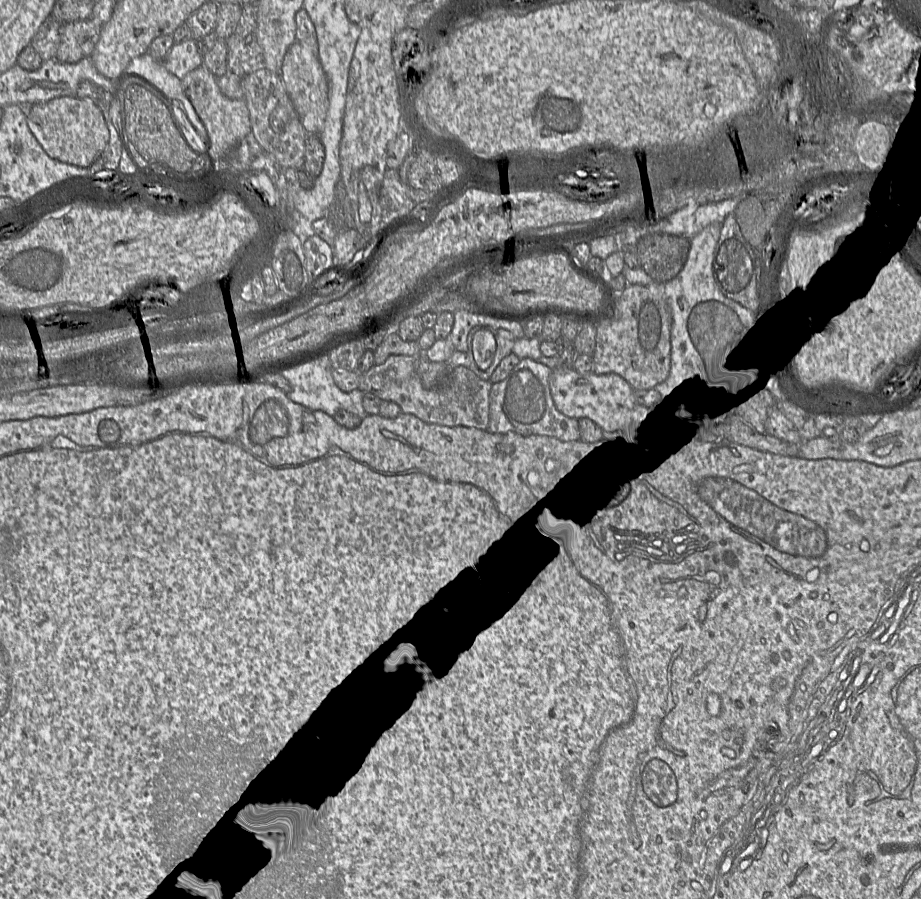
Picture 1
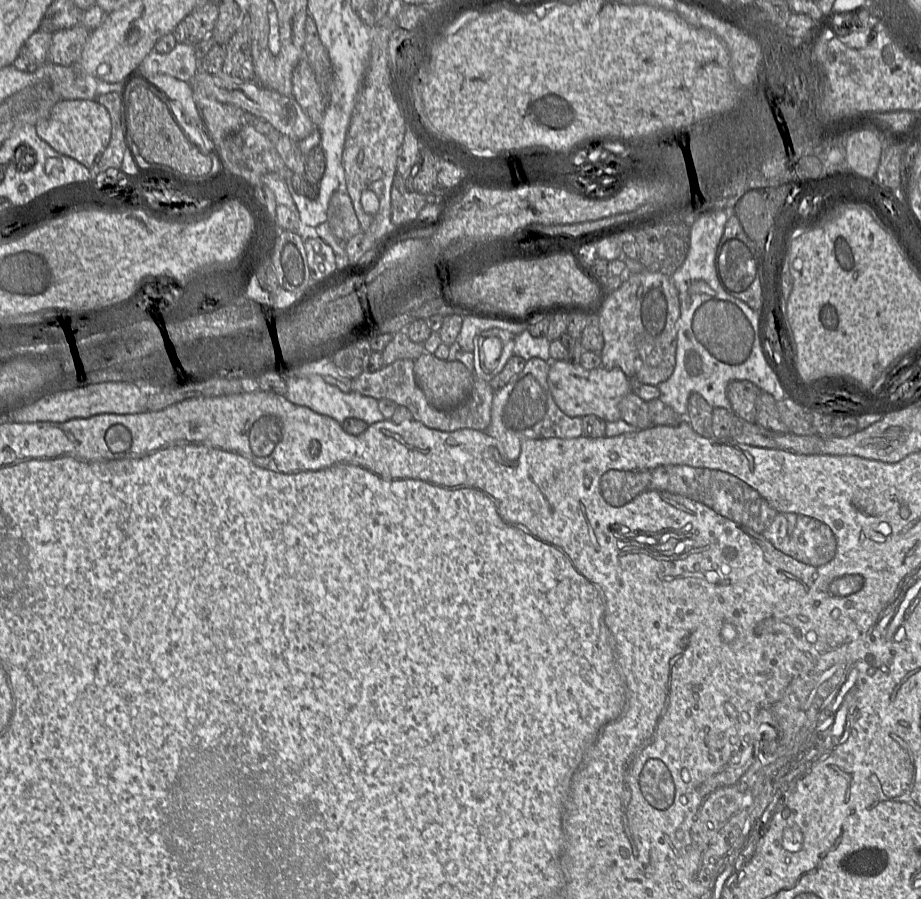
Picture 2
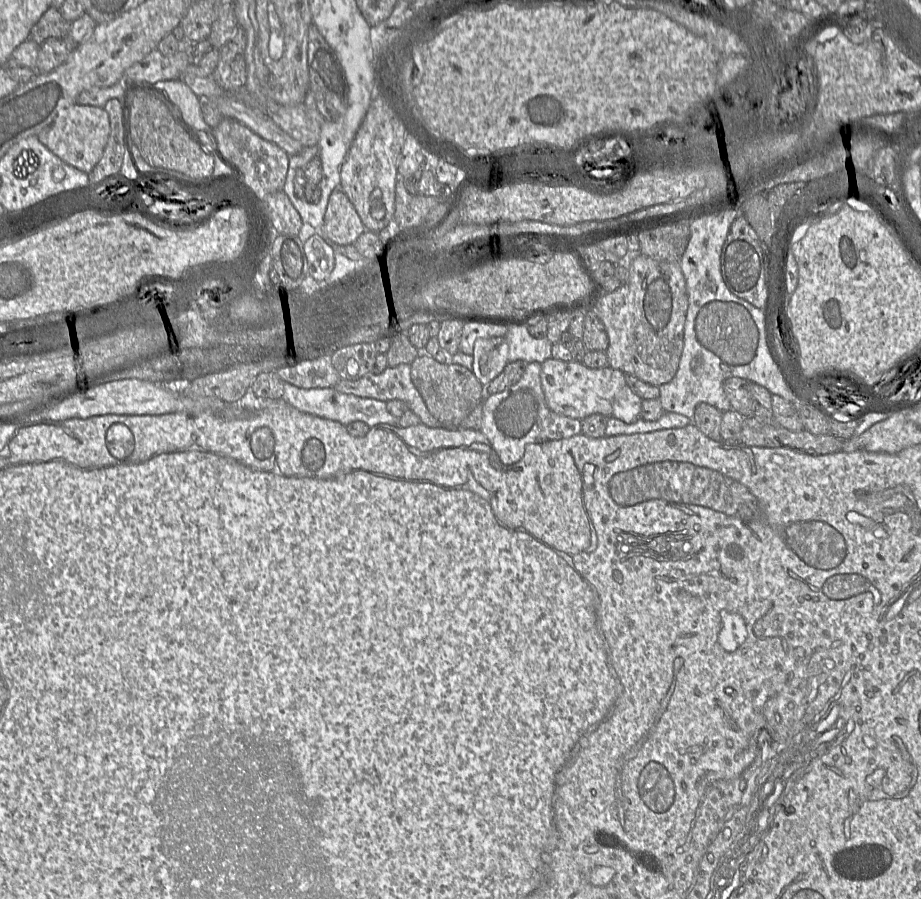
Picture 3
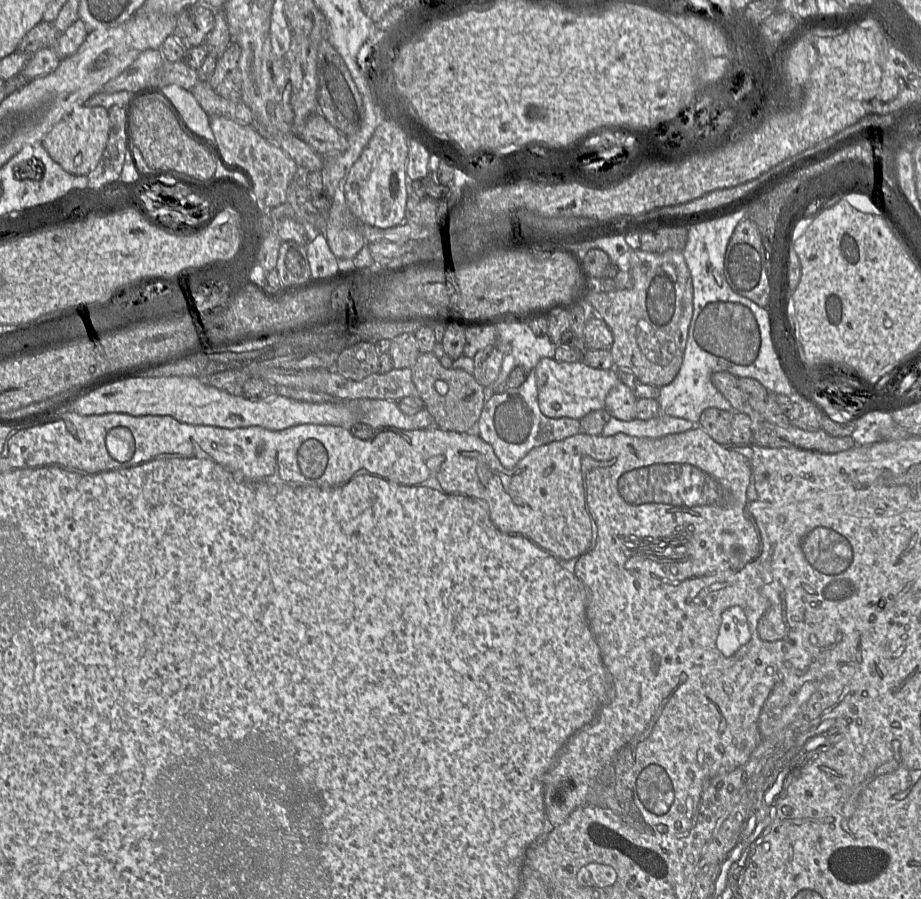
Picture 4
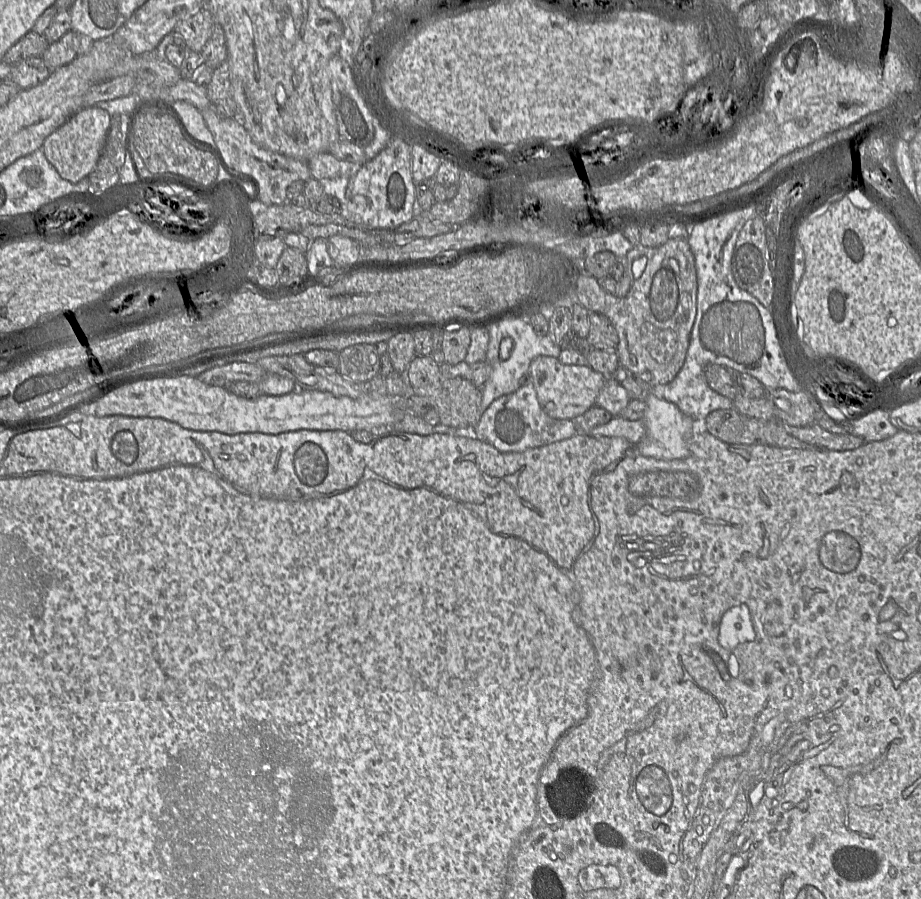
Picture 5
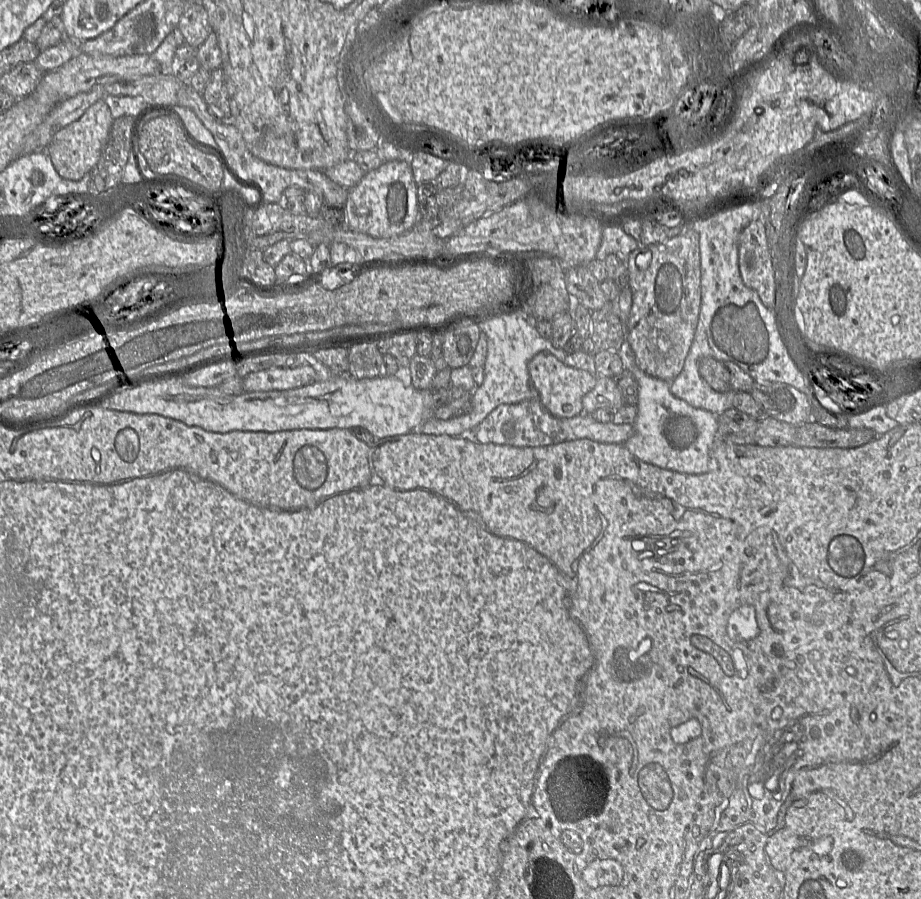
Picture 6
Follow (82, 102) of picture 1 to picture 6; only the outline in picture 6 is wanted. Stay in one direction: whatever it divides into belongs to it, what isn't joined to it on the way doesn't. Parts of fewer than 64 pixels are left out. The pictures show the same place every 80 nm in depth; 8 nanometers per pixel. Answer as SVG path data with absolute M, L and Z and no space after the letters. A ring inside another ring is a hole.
M103 99L90 106L82 116L60 129L46 148L58 174L67 180L80 180L99 161L108 142L113 123L110 108Z

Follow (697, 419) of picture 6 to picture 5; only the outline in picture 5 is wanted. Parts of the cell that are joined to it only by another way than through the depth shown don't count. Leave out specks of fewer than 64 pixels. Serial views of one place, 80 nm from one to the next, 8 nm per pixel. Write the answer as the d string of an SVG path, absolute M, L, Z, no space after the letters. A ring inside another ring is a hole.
M655 393L645 399L646 412L643 418L646 435L636 446L640 454L659 460L684 459L689 455L689 439L703 429L703 423L697 422L690 416L683 414L679 408Z

